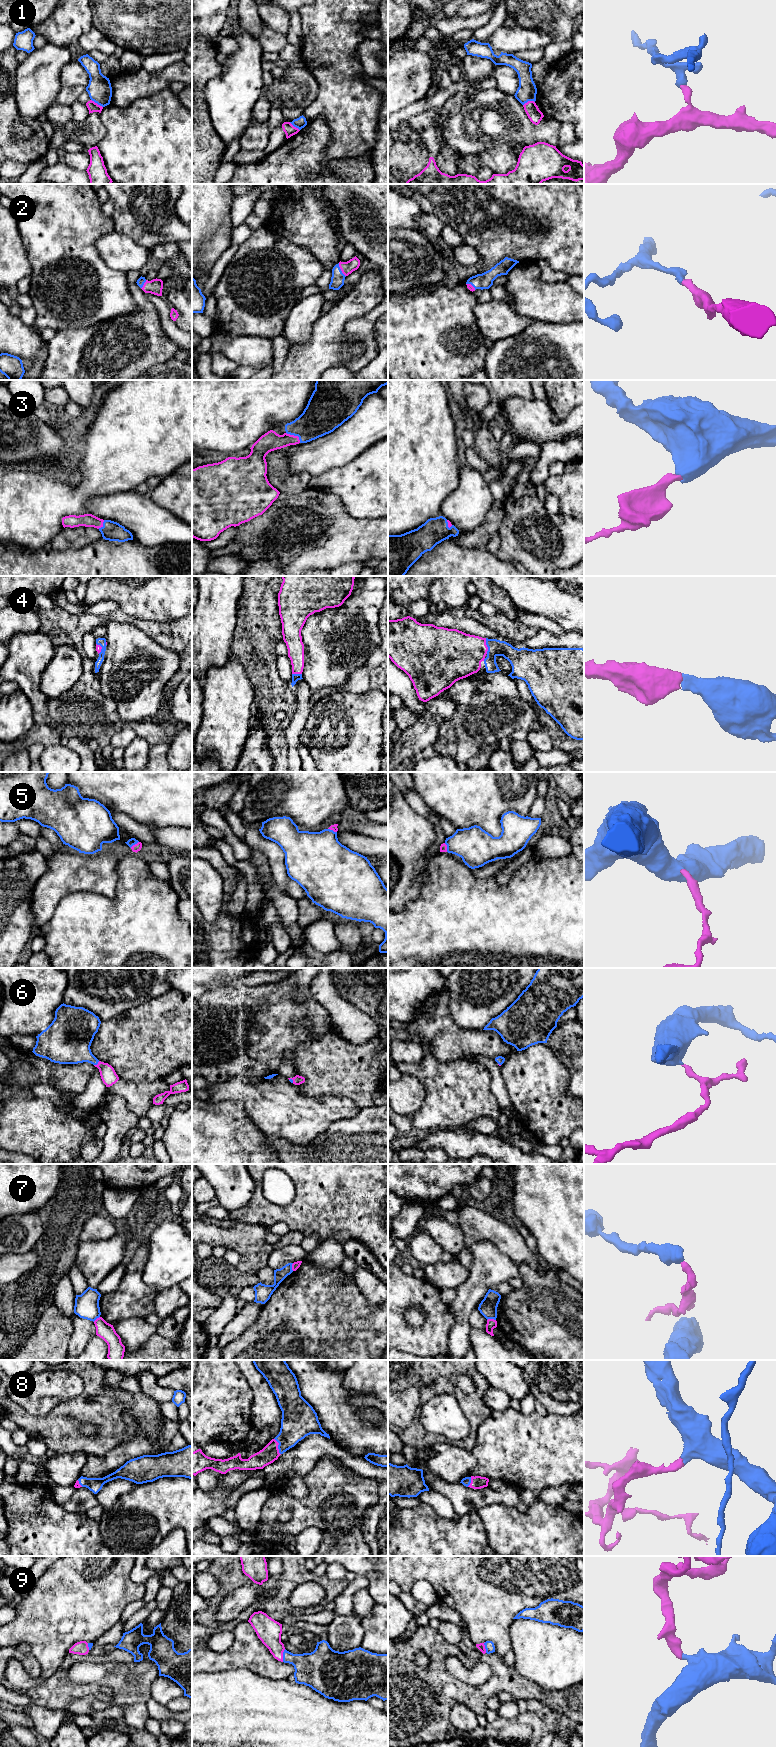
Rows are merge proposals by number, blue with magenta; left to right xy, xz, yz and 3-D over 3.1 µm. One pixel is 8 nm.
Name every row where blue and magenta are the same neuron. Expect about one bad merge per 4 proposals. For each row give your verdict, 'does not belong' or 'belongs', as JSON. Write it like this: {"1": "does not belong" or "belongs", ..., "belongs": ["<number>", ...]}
{"1": "does not belong", "2": "belongs", "3": "belongs", "4": "belongs", "5": "belongs", "6": "belongs", "7": "does not belong", "8": "belongs", "9": "belongs", "belongs": ["2", "3", "4", "5", "6", "8", "9"]}

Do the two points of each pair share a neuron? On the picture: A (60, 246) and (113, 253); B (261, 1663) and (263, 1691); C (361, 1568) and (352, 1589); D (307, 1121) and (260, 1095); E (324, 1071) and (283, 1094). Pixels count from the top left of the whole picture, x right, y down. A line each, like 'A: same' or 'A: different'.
A: different
B: different
C: different
D: same
E: different

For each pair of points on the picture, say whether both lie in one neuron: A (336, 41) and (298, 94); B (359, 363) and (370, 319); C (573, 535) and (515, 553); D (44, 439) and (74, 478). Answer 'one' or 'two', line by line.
A: two
B: one
C: one
D: one

